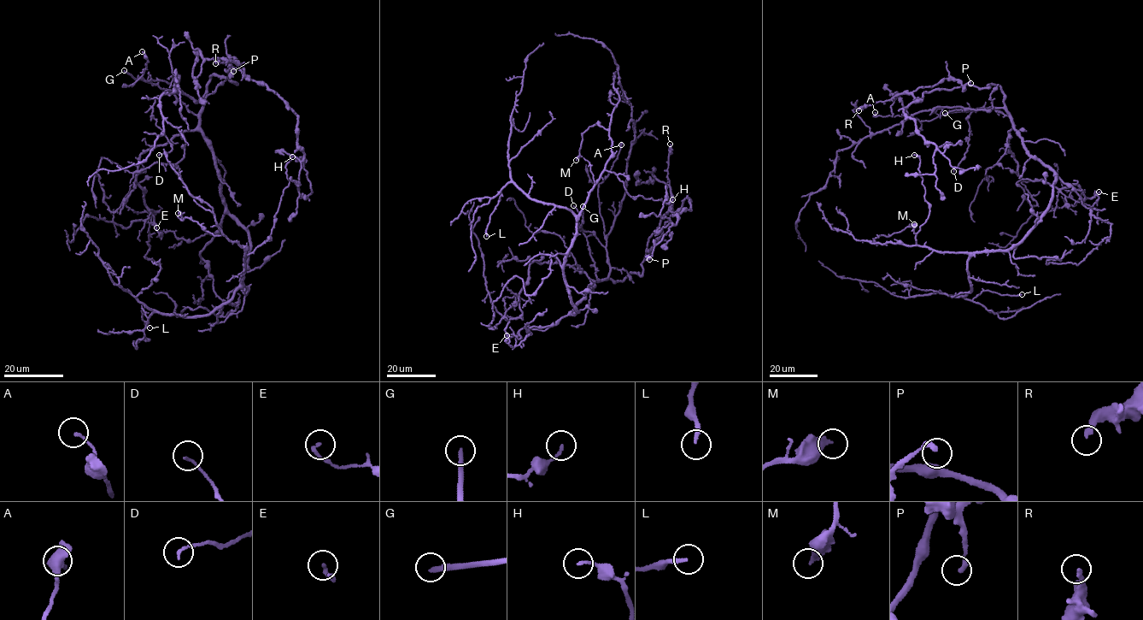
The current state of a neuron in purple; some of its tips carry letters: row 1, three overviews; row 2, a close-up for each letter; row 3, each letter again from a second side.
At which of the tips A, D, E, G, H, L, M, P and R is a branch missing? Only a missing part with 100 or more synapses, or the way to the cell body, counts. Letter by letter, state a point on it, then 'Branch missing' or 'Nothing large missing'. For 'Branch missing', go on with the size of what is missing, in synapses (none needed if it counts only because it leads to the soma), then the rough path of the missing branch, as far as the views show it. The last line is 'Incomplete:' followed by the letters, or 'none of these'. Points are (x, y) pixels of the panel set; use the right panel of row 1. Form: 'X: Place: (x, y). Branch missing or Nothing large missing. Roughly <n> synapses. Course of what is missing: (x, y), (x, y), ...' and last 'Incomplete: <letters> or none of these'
A: Place: (875, 112). Nothing large missing
D: Place: (953, 171). Nothing large missing
E: Place: (1099, 191). Nothing large missing
G: Place: (945, 113). Branch missing. Course of what is missing: (945, 113), (957, 122), (1028, 118), (1079, 123), (1093, 133), (1099, 122), (1119, 122)
H: Place: (914, 155). Nothing large missing
L: Place: (1022, 294). Nothing large missing
M: Place: (914, 224). Nothing large missing
P: Place: (970, 83). Nothing large missing
R: Place: (858, 110). Nothing large missing
Incomplete: G

